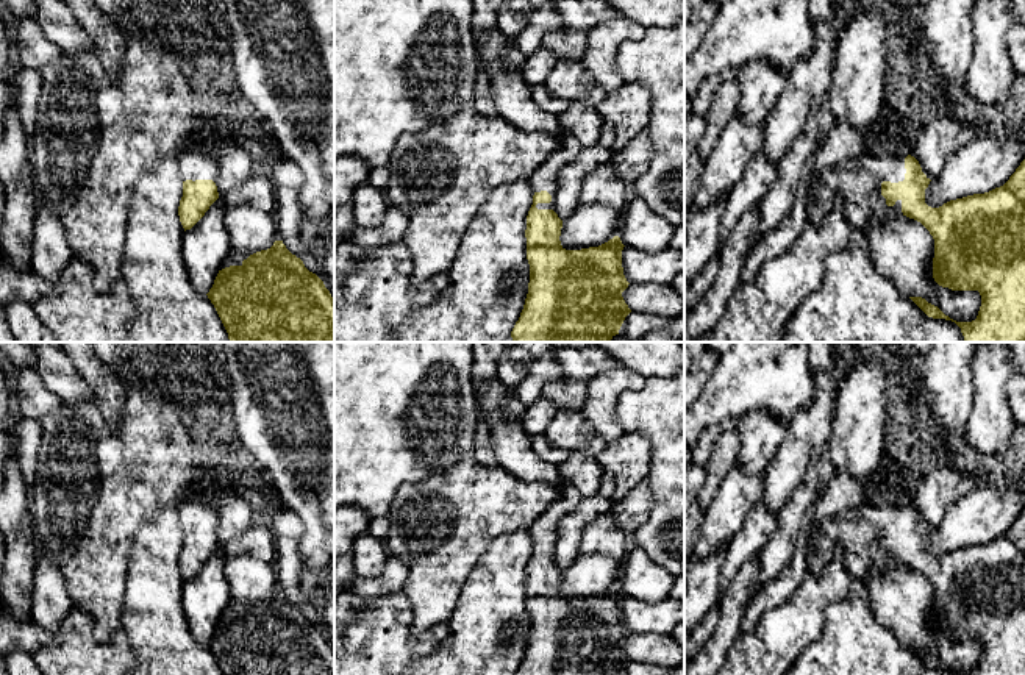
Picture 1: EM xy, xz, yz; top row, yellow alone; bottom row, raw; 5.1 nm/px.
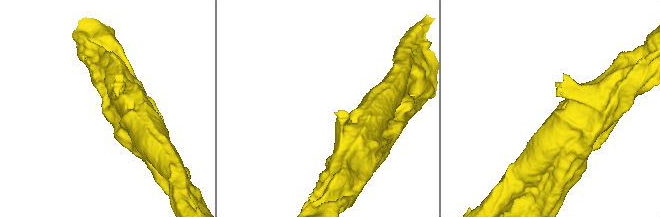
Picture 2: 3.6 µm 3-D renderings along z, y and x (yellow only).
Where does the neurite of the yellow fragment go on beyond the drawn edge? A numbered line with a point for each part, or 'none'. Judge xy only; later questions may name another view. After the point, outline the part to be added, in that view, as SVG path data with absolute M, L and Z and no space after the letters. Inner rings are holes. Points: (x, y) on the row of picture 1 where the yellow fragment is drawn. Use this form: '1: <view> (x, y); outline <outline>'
1: xy (197, 163); outline M203 145L186 150L178 159L178 170L183 181L212 180L216 183L219 175L216 159Z

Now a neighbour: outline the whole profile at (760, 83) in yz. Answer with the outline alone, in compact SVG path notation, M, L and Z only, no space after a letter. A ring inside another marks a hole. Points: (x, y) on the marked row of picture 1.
M750 61L739 67L739 106L738 114L750 125L762 125L769 111L781 94L789 70L767 61Z

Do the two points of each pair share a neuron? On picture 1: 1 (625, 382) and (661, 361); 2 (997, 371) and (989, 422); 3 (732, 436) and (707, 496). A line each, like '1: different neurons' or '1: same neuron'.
1: different neurons
2: same neuron
3: same neuron

